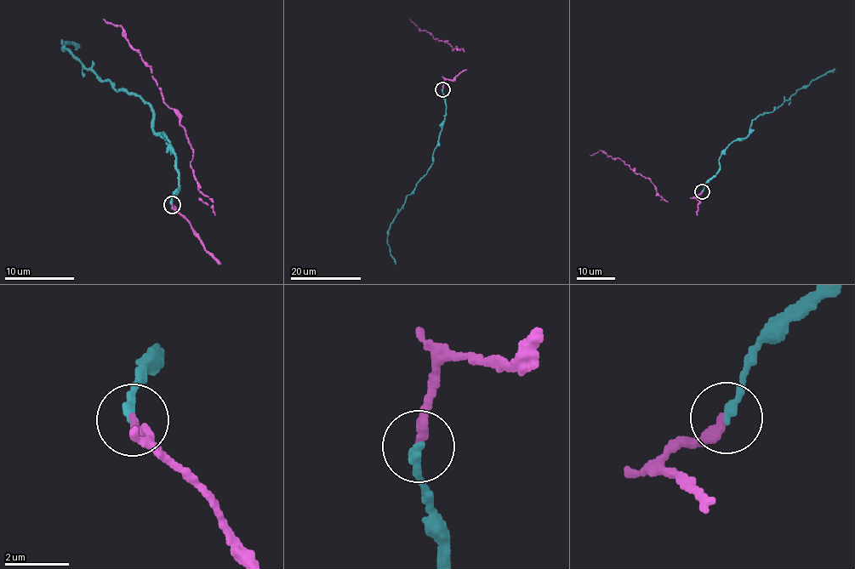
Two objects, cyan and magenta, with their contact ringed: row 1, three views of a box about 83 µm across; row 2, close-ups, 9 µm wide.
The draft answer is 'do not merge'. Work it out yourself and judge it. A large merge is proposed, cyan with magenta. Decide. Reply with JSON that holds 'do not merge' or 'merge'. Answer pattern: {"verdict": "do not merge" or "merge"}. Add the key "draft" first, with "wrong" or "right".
{"draft": "wrong", "verdict": "merge"}

